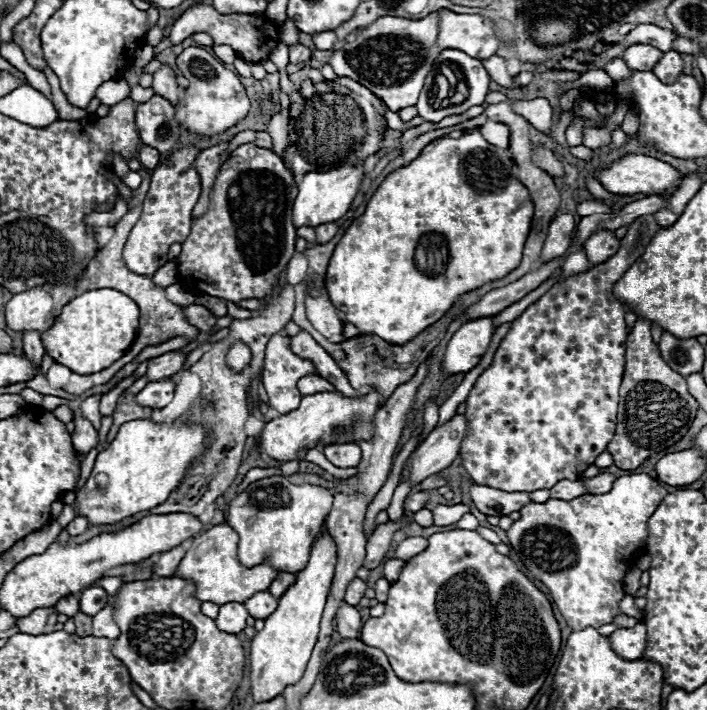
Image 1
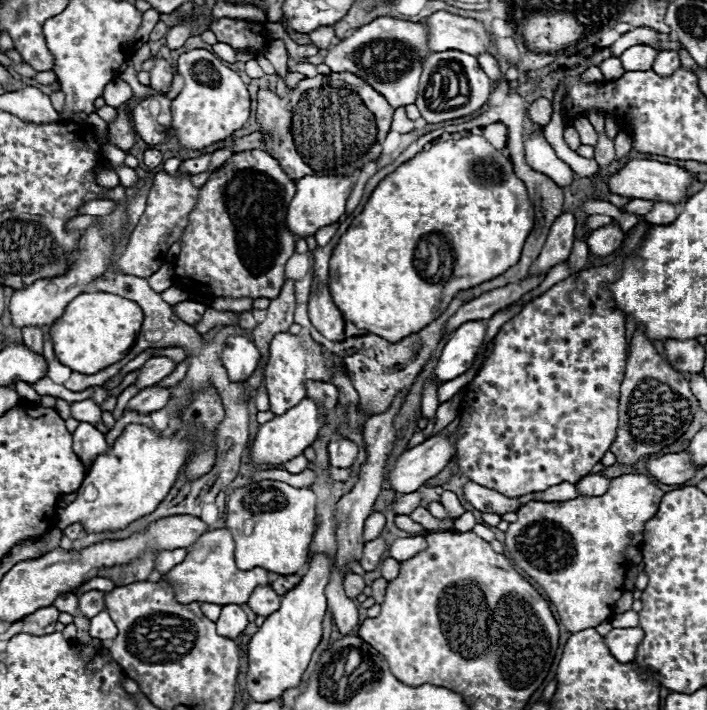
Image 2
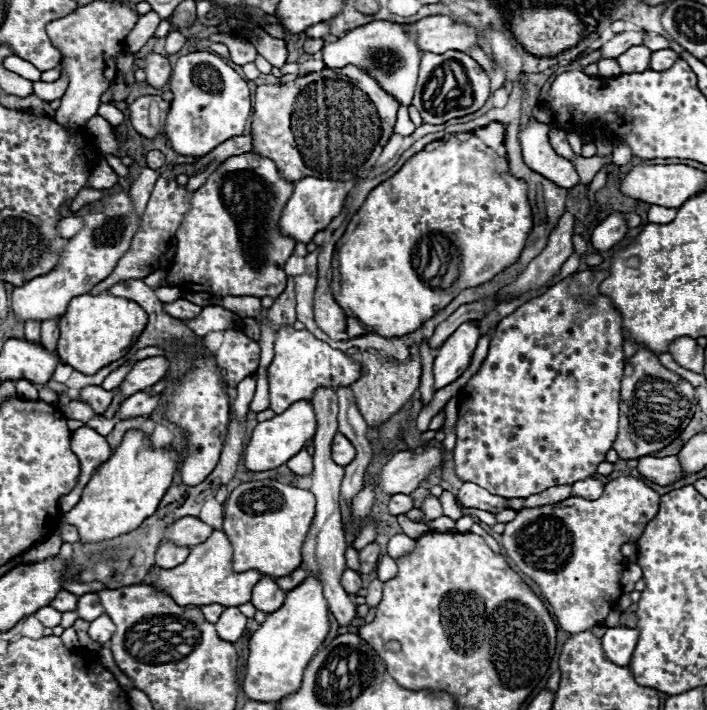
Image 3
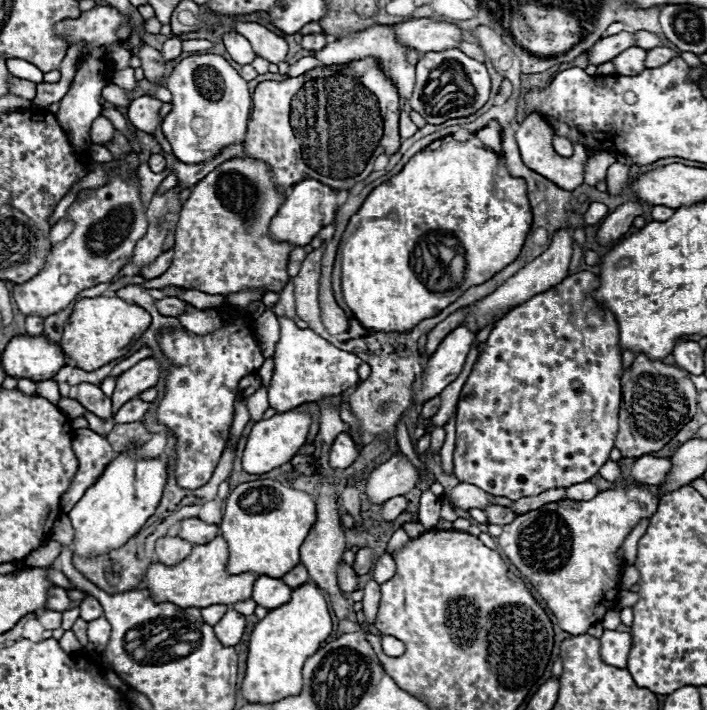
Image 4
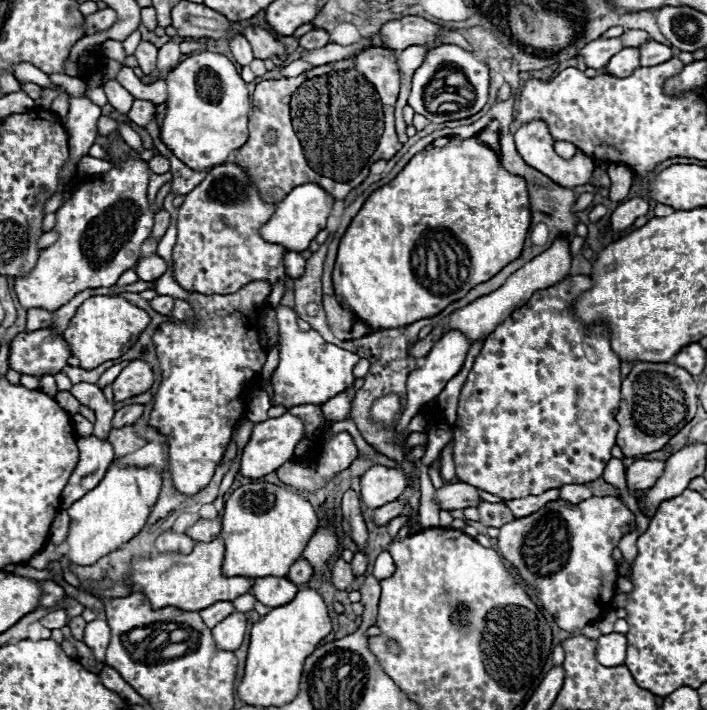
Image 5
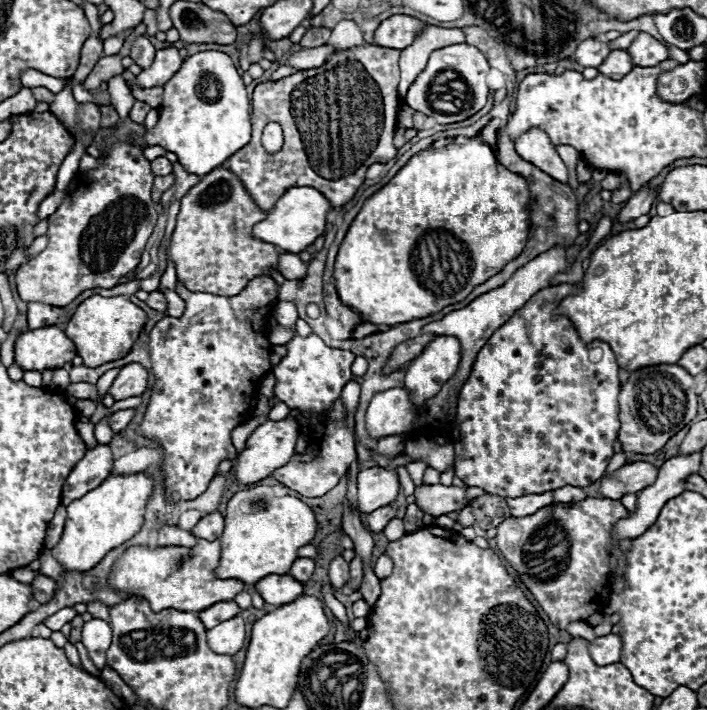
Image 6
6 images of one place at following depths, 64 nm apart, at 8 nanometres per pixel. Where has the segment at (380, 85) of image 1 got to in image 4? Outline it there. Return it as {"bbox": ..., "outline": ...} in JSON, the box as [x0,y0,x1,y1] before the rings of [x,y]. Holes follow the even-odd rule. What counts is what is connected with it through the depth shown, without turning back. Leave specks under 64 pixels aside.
{"bbox":[314,24,416,104],"outline":[[[374,24],[374,26],[366,28],[366,30],[354,32],[354,36],[350,36],[350,38],[342,38],[342,40],[336,40],[336,42],[326,44],[326,46],[324,46],[322,50],[318,50],[314,56],[316,56],[324,66],[340,66],[340,64],[348,64],[348,62],[352,62],[352,60],[364,60],[364,58],[368,58],[368,56],[374,58],[374,60],[380,64],[384,76],[386,76],[388,80],[392,80],[392,84],[396,86],[398,94],[400,94],[400,96],[406,100],[406,104],[408,104],[408,100],[410,100],[410,96],[412,96],[412,90],[414,90],[414,80],[416,80],[416,66],[406,60],[408,50],[410,50],[408,46],[404,46],[404,44],[398,42],[396,32],[394,32],[392,26],[388,26],[388,24]]]}

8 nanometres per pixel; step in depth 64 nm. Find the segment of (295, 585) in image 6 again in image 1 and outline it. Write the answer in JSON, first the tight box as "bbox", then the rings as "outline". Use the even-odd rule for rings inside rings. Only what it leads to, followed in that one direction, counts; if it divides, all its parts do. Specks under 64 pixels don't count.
{"bbox":[244,592,278,620],"outline":[[[256,592],[254,596],[250,596],[246,602],[244,602],[246,610],[250,612],[250,616],[254,618],[260,618],[260,620],[266,620],[278,606],[278,600],[268,592]]]}

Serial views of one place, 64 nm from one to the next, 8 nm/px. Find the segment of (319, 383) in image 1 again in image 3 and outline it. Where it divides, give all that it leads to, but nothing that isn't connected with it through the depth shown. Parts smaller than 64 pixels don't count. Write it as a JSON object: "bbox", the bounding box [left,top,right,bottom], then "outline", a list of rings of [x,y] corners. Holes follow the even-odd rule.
{"bbox":[302,388,356,626],"outline":[[[316,388],[312,394],[312,406],[318,418],[318,430],[314,436],[314,472],[312,472],[312,486],[310,492],[316,496],[316,516],[312,522],[312,528],[308,532],[308,538],[302,548],[302,562],[308,568],[308,572],[316,574],[324,582],[324,596],[328,600],[330,612],[338,620],[340,626],[350,626],[356,618],[356,604],[350,598],[350,594],[344,592],[340,586],[342,572],[346,570],[346,560],[344,560],[344,532],[342,532],[342,518],[340,518],[340,482],[344,476],[344,468],[336,466],[334,460],[330,458],[330,446],[332,438],[338,432],[338,398],[334,388]]]}

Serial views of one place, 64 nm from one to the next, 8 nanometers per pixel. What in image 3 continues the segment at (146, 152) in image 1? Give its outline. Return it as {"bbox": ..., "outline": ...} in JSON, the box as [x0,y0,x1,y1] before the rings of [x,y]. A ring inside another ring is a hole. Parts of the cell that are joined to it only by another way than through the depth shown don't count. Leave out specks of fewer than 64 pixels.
{"bbox":[146,150,164,170],"outline":[[[150,150],[146,154],[146,162],[148,162],[148,168],[152,170],[160,170],[164,166],[164,154],[160,150]]]}

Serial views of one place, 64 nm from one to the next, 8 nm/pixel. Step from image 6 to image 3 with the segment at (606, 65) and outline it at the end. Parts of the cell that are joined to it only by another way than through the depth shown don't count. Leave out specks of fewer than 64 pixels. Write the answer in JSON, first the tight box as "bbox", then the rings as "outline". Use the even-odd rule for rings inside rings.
{"bbox":[616,46,652,72],"outline":[[[632,46],[624,54],[620,54],[616,60],[622,66],[622,72],[644,72],[644,68],[650,68],[650,56],[652,56],[650,48]]]}

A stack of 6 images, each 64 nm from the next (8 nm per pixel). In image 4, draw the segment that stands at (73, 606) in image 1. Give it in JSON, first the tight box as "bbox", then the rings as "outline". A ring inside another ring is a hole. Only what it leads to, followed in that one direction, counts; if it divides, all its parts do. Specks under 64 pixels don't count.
{"bbox":[46,586,72,612],"outline":[[[54,586],[54,588],[50,590],[50,598],[48,598],[48,602],[46,602],[46,608],[64,612],[64,610],[70,610],[70,608],[72,608],[72,600],[68,598],[68,592],[66,592],[64,588]]]}

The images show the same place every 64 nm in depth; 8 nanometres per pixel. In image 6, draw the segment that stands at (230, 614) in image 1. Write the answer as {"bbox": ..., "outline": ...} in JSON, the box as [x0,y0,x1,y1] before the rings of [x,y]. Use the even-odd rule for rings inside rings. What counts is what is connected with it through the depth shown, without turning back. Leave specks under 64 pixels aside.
{"bbox":[208,616,244,654],"outline":[[[234,616],[208,630],[208,644],[218,654],[236,654],[244,644],[244,620]]]}

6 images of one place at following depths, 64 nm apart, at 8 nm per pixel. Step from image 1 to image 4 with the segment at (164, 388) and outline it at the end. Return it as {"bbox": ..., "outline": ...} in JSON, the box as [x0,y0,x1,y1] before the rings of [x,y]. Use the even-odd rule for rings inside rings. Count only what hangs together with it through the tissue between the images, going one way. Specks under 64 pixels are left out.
{"bbox":[114,398,150,424],"outline":[[[132,398],[114,414],[114,422],[126,424],[128,420],[142,420],[144,414],[148,412],[148,408],[150,408],[150,402],[144,402],[140,398]]]}

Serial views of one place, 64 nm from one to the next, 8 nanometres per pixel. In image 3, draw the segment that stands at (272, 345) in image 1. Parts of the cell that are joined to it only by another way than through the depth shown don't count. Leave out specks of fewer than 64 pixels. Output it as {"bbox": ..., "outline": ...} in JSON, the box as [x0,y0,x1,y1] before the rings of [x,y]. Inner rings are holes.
{"bbox":[268,326,360,412],"outline":[[[282,326],[274,342],[274,360],[268,366],[270,408],[274,412],[284,412],[284,408],[288,408],[288,404],[294,404],[296,400],[310,400],[312,392],[318,386],[350,386],[356,376],[360,376],[358,368],[360,364],[356,364],[344,352],[334,350],[326,342],[314,338],[308,330],[294,330],[292,326]]]}

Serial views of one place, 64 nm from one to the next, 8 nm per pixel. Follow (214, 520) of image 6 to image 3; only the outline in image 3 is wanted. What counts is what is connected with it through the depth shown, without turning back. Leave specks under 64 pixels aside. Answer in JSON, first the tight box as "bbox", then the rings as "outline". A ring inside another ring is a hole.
{"bbox":[162,516,212,546],"outline":[[[184,516],[174,520],[164,530],[162,542],[172,542],[176,546],[196,546],[202,544],[212,534],[212,528],[194,516]]]}

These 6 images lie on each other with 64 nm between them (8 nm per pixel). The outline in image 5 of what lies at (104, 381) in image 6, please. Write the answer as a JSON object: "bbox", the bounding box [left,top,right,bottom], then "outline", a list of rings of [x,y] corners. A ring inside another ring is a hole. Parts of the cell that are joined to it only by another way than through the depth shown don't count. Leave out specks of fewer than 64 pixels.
{"bbox":[98,360,130,388],"outline":[[[126,360],[126,362],[120,362],[120,364],[114,364],[112,368],[108,368],[108,370],[106,370],[104,374],[102,374],[102,378],[98,380],[98,386],[100,386],[100,388],[104,388],[106,384],[112,384],[112,382],[116,380],[116,376],[118,376],[118,374],[120,374],[120,372],[122,372],[122,370],[124,370],[124,368],[128,366],[128,364],[130,364],[130,362]]]}

